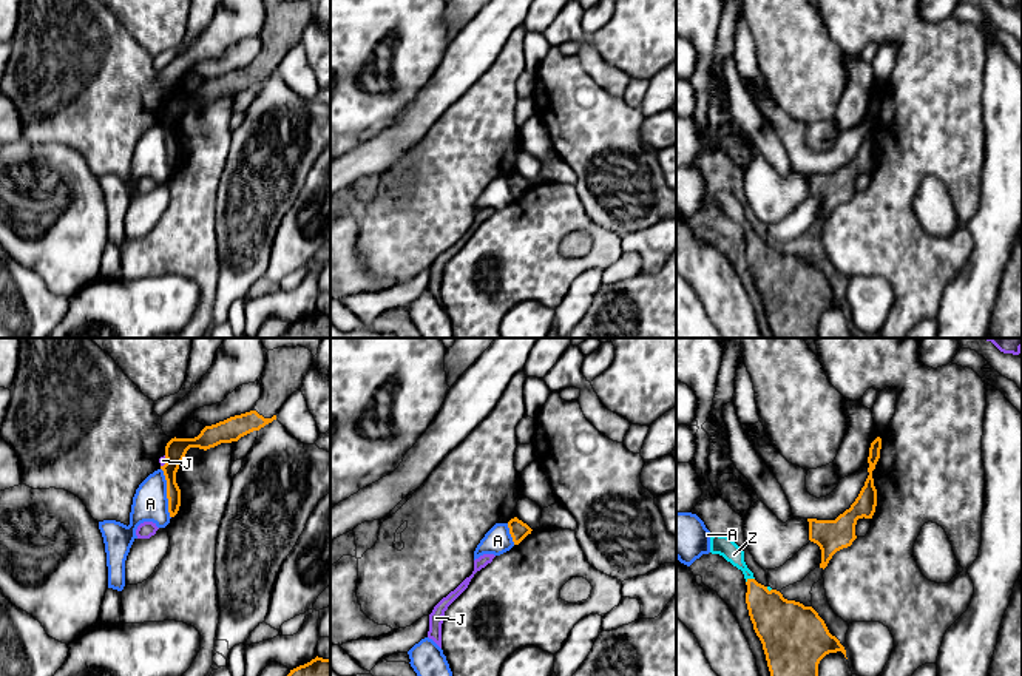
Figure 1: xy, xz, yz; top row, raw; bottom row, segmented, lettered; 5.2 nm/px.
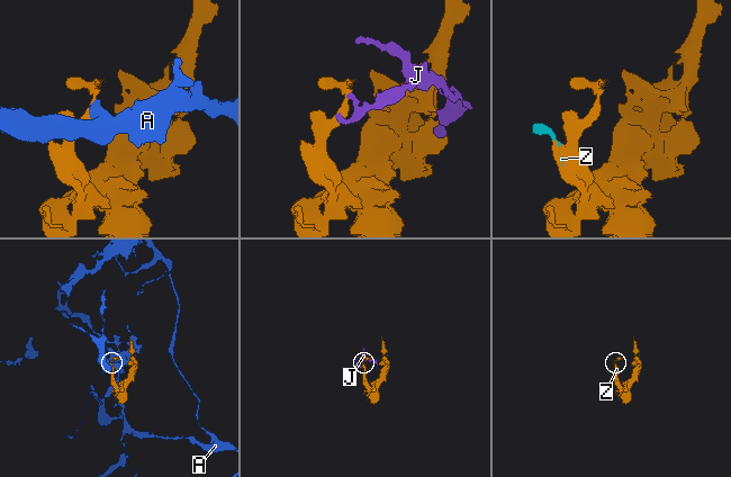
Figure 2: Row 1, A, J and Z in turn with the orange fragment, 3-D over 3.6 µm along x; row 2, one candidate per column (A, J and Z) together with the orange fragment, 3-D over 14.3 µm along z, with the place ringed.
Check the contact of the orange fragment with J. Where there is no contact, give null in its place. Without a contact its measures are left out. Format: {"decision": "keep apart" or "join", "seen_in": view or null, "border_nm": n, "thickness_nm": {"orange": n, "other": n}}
{"decision": "keep apart", "seen_in": "xy", "border_nm": 70, "thickness_nm": {"orange": 110, "other": 50}}

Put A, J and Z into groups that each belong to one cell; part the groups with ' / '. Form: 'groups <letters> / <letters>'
groups A / J / Z

